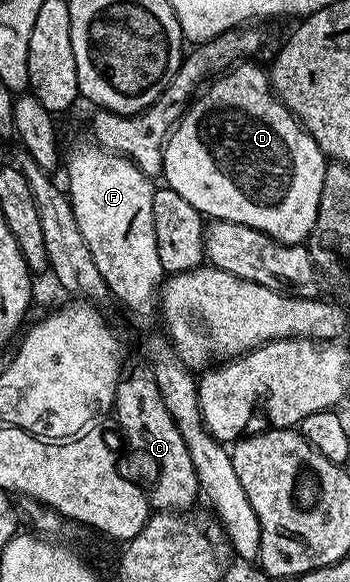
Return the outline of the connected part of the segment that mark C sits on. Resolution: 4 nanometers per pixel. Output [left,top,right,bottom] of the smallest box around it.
[113,367,200,511]

